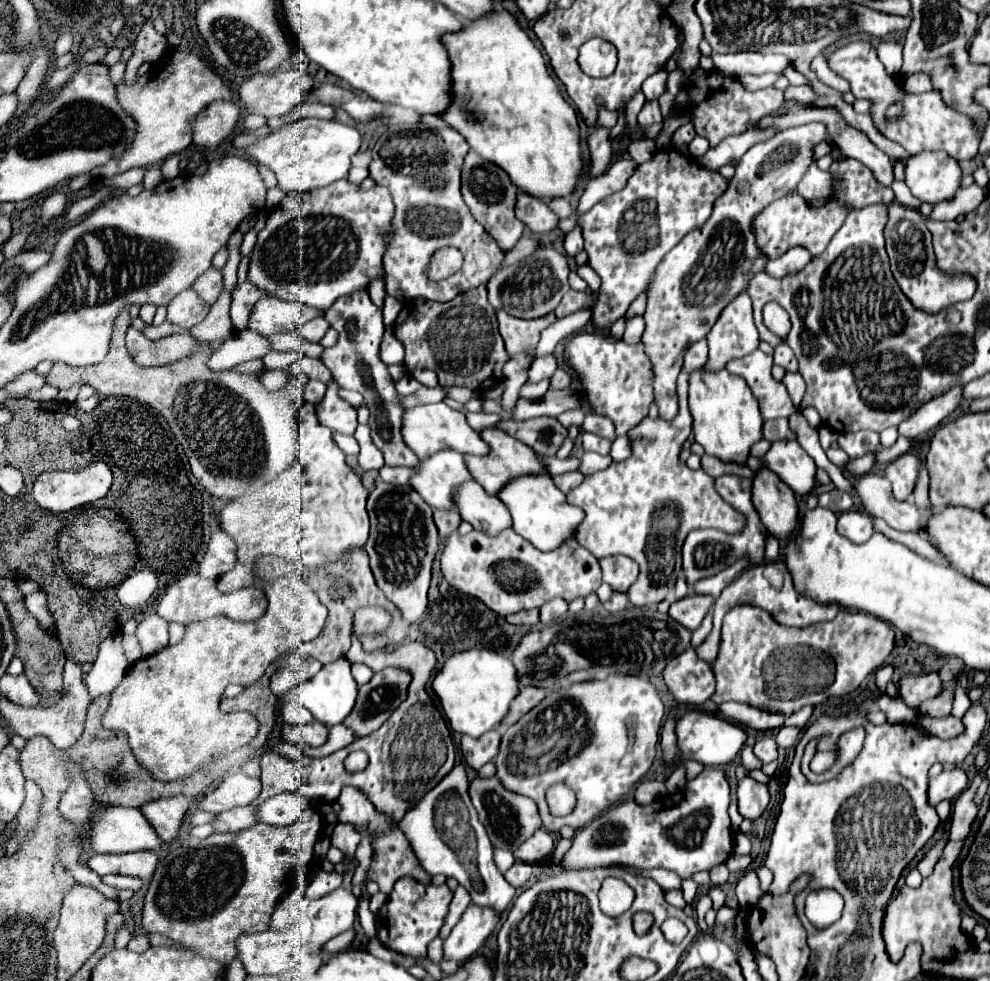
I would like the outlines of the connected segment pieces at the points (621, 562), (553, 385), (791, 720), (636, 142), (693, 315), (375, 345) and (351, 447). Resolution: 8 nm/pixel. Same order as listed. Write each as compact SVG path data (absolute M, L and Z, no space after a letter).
M626 555L604 557L604 559L600 559L600 567L602 567L604 583L608 583L614 591L626 593L628 587L638 577L638 563Z
M558 369L552 377L550 377L550 389L568 389L572 381L572 375L564 369Z
M804 707L802 711L798 711L798 713L790 715L790 717L786 719L786 725L794 725L794 727L804 727L804 725L808 723L810 715L812 715L812 709L810 709L810 707Z
M649 138L643 139L628 139L626 143L626 151L630 153L630 157L636 161L636 163L642 163L642 161L648 161L652 152L655 152L655 141Z
M806 123L752 145L736 165L728 189L714 201L710 219L698 227L698 231L690 231L658 265L648 287L648 305L644 311L646 331L642 341L654 363L654 401L662 419L670 421L678 413L676 379L686 349L696 339L700 341L708 335L724 307L744 293L746 283L750 283L756 273L764 271L770 261L766 255L758 255L752 233L754 215L796 189L808 167L816 163L814 147L826 139L826 125Z
M356 291L354 295L344 295L334 303L324 317L328 323L340 331L340 339L334 347L324 349L322 353L322 363L330 369L332 379L340 383L342 389L354 389L358 391L368 409L370 409L370 429L372 429L372 441L374 445L384 453L386 465L396 467L416 467L418 457L410 447L406 447L402 439L402 407L398 403L398 393L394 389L394 381L390 379L386 365L380 361L380 341L384 333L384 323L382 323L382 309L376 307L366 291Z
M335 434L333 435L334 441L336 444L344 451L347 455L358 455L360 449L356 448L358 447L358 442L354 438L354 436L347 436L343 434Z

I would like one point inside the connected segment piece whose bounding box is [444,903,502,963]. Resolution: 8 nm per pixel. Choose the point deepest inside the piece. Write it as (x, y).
(477, 923)

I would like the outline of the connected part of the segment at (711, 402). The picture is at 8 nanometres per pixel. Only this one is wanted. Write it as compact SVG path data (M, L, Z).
M696 369L690 373L690 411L694 417L696 443L700 443L708 455L724 463L746 465L752 445L764 437L764 419L756 397L742 377L730 375L726 369L716 373Z

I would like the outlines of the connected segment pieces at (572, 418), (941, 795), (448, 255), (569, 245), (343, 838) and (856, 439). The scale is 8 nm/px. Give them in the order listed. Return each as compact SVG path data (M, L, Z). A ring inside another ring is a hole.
M576 409L576 410L569 410L569 411L566 411L566 412L560 414L557 417L557 419L567 429L571 425L574 425L578 429L580 429L582 427L584 417L585 417L584 412L581 409Z
M944 771L936 777L929 778L928 781L928 803L934 807L942 799L956 799L964 789L968 787L968 777L964 771ZM948 773L956 773L950 775Z
M442 247L434 251L430 265L428 265L428 278L432 281L446 279L456 273L463 263L463 256L454 247Z
M572 229L572 231L566 233L566 237L564 237L564 249L566 249L566 253L570 257L574 257L576 253L582 251L582 233L578 229Z
M338 823L334 827L334 833L332 833L332 843L342 851L342 853L348 853L352 855L360 843L360 831L356 831L354 825L350 823Z
M858 431L858 433L840 435L838 441L840 441L840 447L850 457L864 457L876 449L876 445L880 443L880 437L874 431Z

